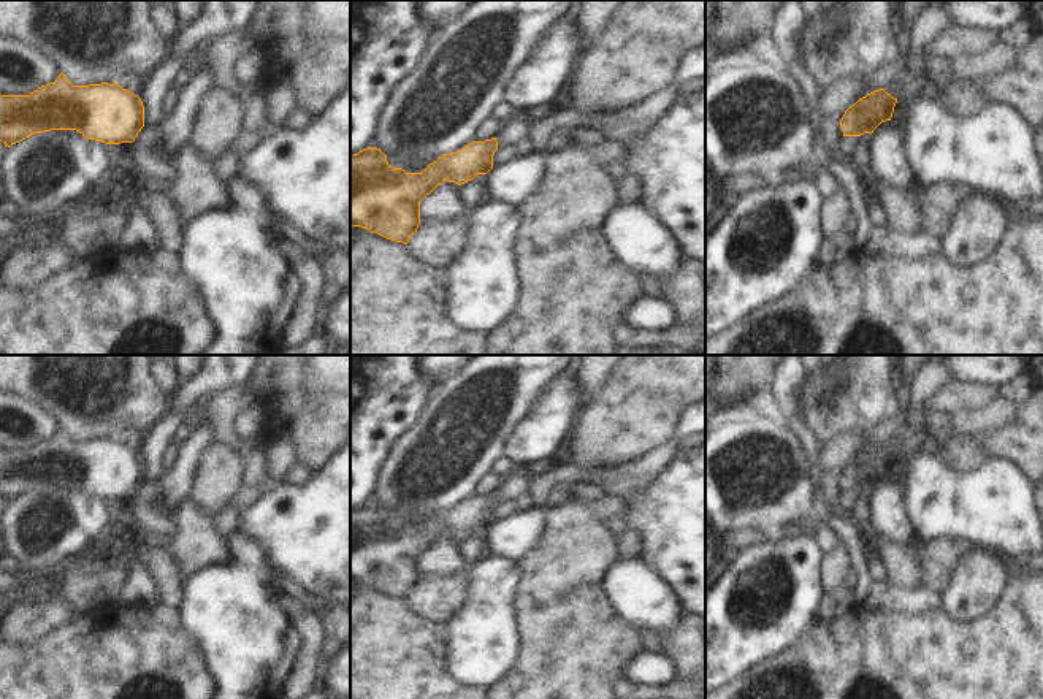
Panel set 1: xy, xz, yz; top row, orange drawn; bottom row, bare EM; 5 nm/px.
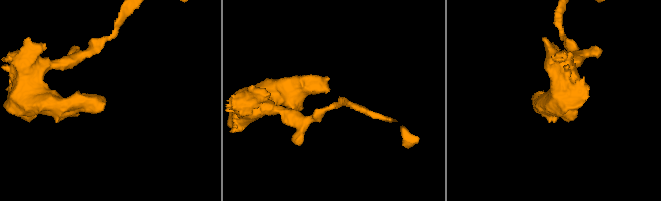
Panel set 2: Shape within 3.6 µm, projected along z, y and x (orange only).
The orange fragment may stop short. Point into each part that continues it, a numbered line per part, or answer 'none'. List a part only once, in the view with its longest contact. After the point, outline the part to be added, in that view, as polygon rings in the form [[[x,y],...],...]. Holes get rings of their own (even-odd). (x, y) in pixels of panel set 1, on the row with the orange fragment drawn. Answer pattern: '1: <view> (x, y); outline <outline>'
1: xz (514, 140); outline [[[509,119],[506,127],[496,136],[498,151],[493,155],[493,166],[507,163],[517,157],[525,157],[542,149],[542,143],[526,130],[528,122],[520,119]]]

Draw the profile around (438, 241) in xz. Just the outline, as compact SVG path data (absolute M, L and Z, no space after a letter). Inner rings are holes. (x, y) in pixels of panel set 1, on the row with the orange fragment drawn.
M471 212L452 219L420 219L417 231L406 246L425 263L450 268L464 254L471 233Z

